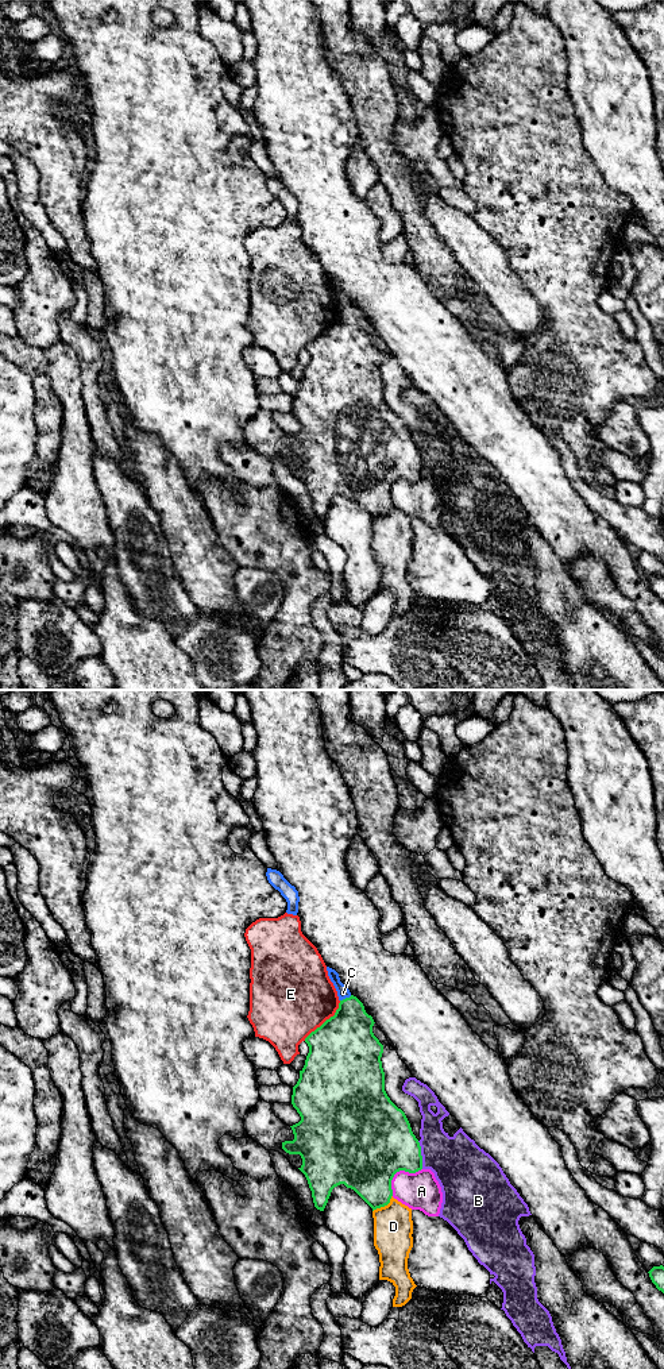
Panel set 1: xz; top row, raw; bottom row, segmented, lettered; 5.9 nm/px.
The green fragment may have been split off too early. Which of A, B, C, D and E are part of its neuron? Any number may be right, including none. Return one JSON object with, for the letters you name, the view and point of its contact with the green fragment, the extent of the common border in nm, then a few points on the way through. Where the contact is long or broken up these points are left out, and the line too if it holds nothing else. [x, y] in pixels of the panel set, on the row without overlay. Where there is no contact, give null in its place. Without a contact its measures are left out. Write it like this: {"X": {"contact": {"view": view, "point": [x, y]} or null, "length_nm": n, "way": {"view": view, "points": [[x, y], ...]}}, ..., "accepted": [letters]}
{"accepted": []}

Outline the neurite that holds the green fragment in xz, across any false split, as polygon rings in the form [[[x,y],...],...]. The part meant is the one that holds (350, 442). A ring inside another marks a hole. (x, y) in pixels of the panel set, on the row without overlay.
[[[351,304],[340,309],[333,325],[305,347],[309,362],[292,404],[292,413],[301,429],[290,435],[294,448],[282,451],[282,458],[289,463],[301,464],[302,474],[298,478],[305,483],[314,516],[320,520],[324,520],[332,498],[340,493],[354,498],[372,520],[385,516],[393,505],[394,483],[399,479],[416,482],[422,478],[420,451],[405,421],[390,409],[385,400],[385,381],[381,370],[383,354],[372,342],[374,332],[363,312]]]

